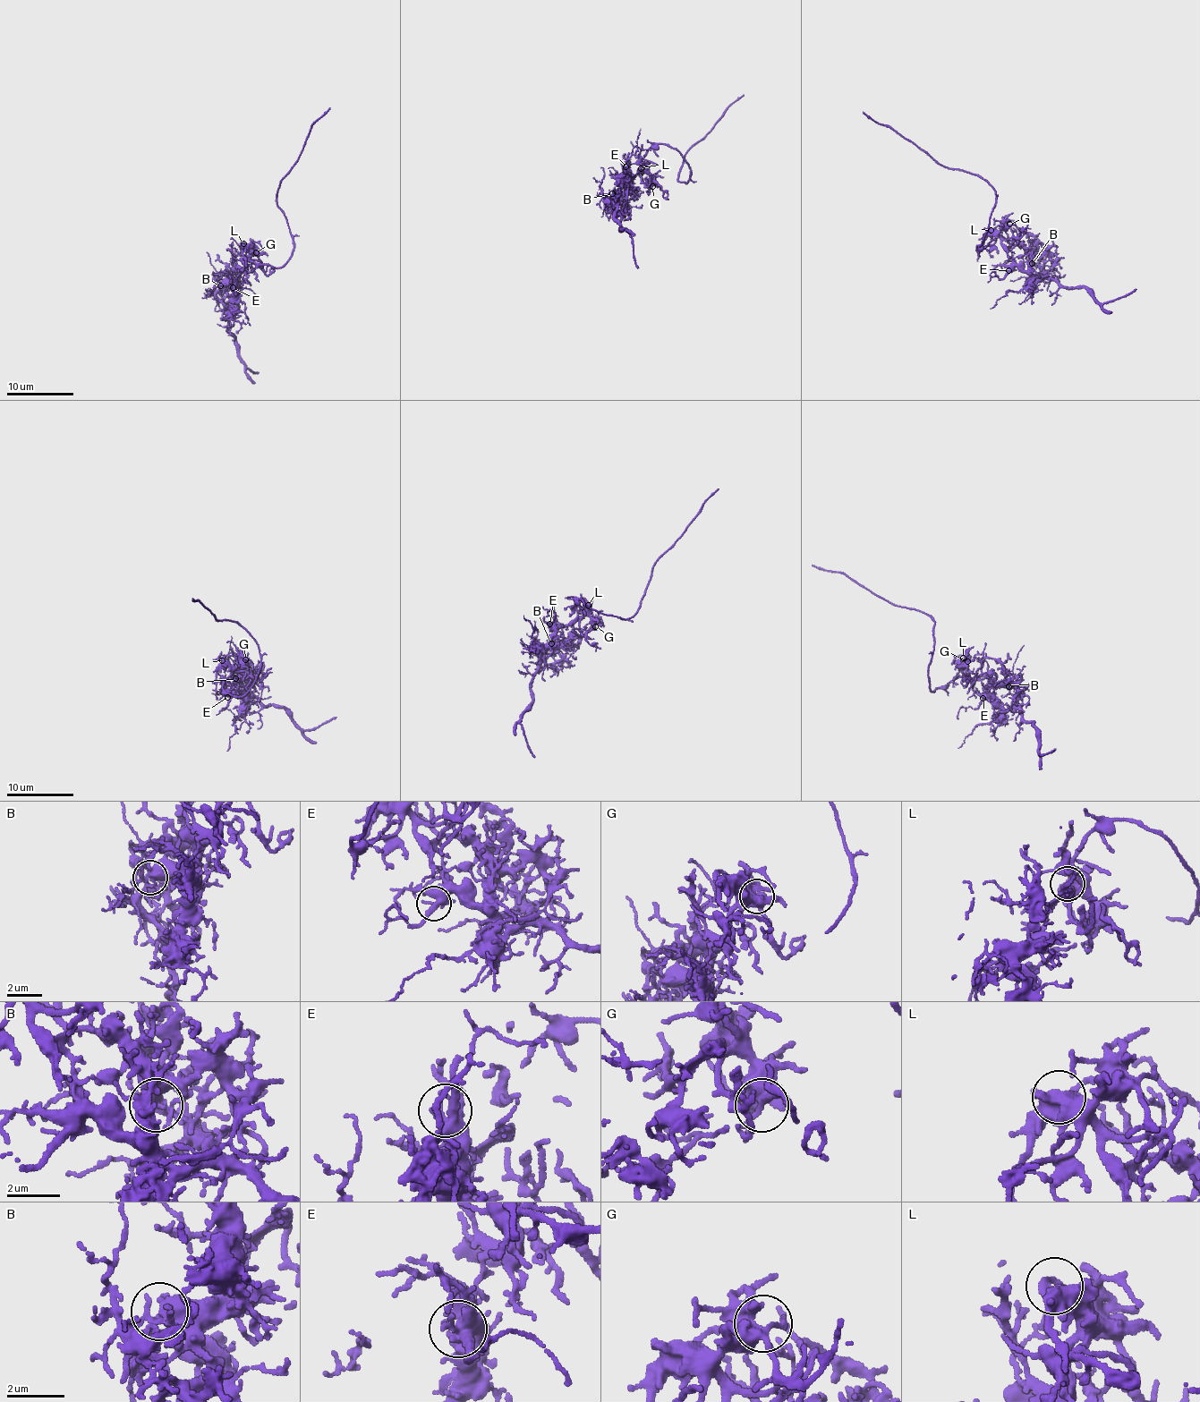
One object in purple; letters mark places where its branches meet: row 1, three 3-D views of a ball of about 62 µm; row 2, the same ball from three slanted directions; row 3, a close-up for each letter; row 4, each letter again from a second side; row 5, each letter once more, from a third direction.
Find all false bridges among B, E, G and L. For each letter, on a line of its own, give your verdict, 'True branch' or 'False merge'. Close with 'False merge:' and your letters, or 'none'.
B: False merge
E: True branch
G: True branch
L: True branch
False merge: B

